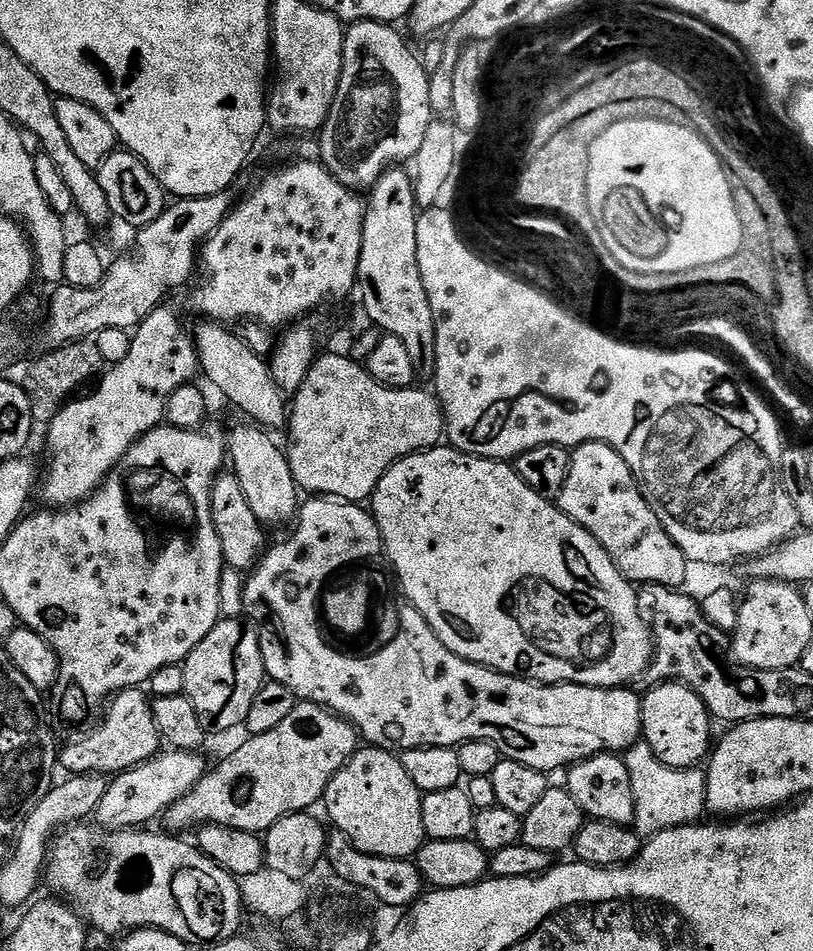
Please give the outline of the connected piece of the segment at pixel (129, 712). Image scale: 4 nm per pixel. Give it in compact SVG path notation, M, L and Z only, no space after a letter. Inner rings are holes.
M143 687L124 688L117 692L107 701L103 712L104 721L97 728L59 749L58 764L61 769L65 768L65 773L77 776L119 774L144 764L161 751L162 737L154 722L152 700Z

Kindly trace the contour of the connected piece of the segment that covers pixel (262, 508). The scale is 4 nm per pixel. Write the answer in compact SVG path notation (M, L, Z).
M248 422L243 423L238 425L233 432L227 433L231 471L246 494L246 502L250 502L250 507L260 519L261 524L265 526L291 525L298 515L302 496L294 482L294 474L290 474L285 449L281 445L279 448L268 437L271 435L265 429Z

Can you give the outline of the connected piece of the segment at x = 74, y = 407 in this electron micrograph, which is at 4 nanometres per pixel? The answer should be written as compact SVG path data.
M161 306L155 308L145 320L139 324L135 329L134 335L132 337L132 345L130 346L130 354L126 354L126 358L122 358L122 362L111 365L103 373L102 379L104 381L100 384L100 389L97 392L92 392L89 396L81 395L79 398L81 400L73 399L71 402L64 405L60 409L59 414L52 419L52 421L47 425L48 428L48 452L52 455L52 465L48 468L48 477L43 477L42 480L42 492L44 488L44 500L45 505L51 506L53 509L59 510L61 508L69 507L73 504L79 504L81 500L87 500L92 493L97 492L100 488L102 481L115 470L117 462L124 457L128 451L130 451L135 445L136 441L140 437L145 436L152 428L161 427L162 421L164 420L164 411L166 410L166 402L170 398L170 394L174 394L174 390L178 390L183 386L183 384L193 383L198 376L198 369L200 367L200 360L196 357L196 342L195 339L190 335L189 329L188 332L186 329L180 325L180 320L176 317L176 312L172 308L167 308L167 306Z

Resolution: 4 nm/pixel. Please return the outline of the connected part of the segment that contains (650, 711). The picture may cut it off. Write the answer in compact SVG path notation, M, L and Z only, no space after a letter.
M679 682L655 684L643 693L640 701L642 740L654 750L661 762L671 768L694 768L709 759L714 747L714 717L702 698L692 688Z

